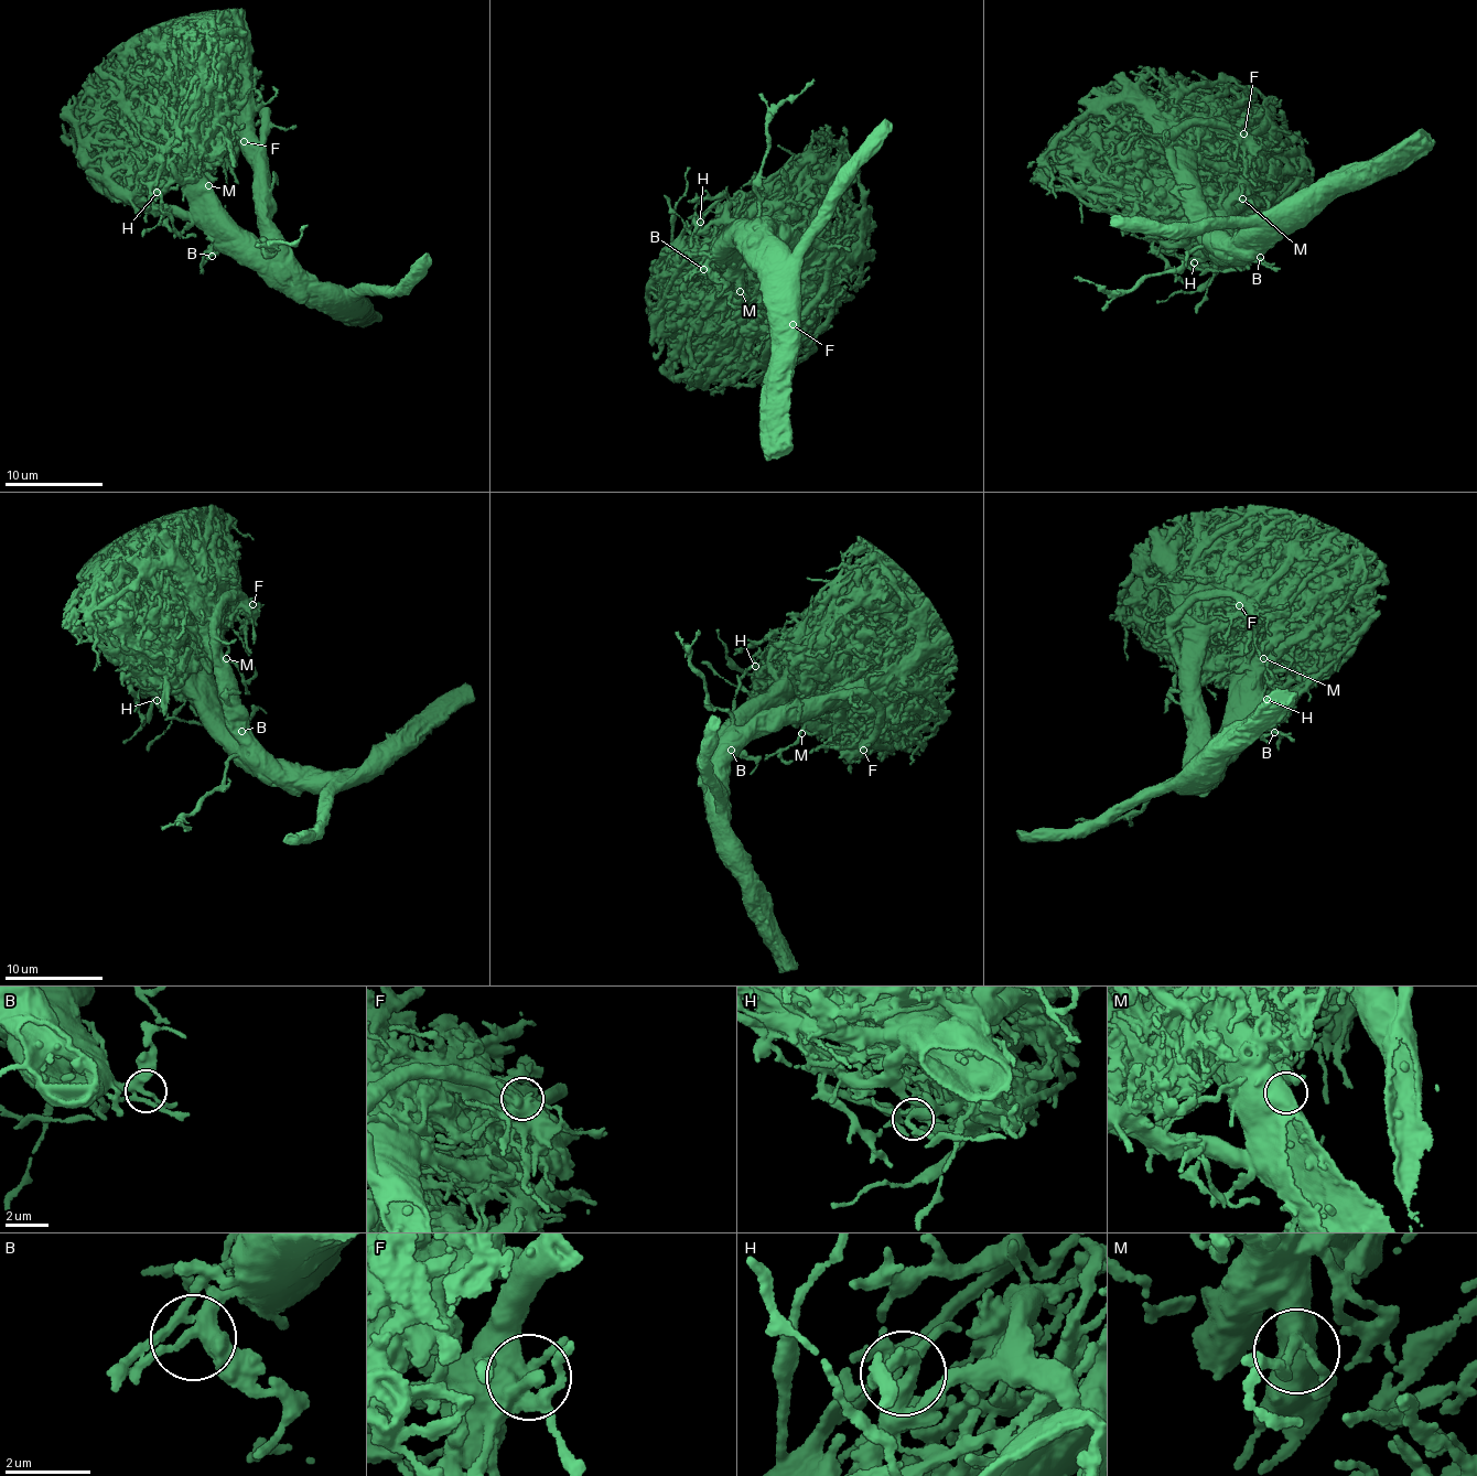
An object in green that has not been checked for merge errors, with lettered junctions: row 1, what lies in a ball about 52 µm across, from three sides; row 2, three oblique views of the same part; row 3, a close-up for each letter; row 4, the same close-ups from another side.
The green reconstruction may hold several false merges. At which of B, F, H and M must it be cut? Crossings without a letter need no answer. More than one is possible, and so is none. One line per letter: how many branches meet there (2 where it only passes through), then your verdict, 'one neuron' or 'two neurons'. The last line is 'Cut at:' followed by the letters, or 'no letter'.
B: 4 | one neuron
F: 3 | one neuron
H: 3 | one neuron
M: 3 | one neuron
Cut at: no letter

